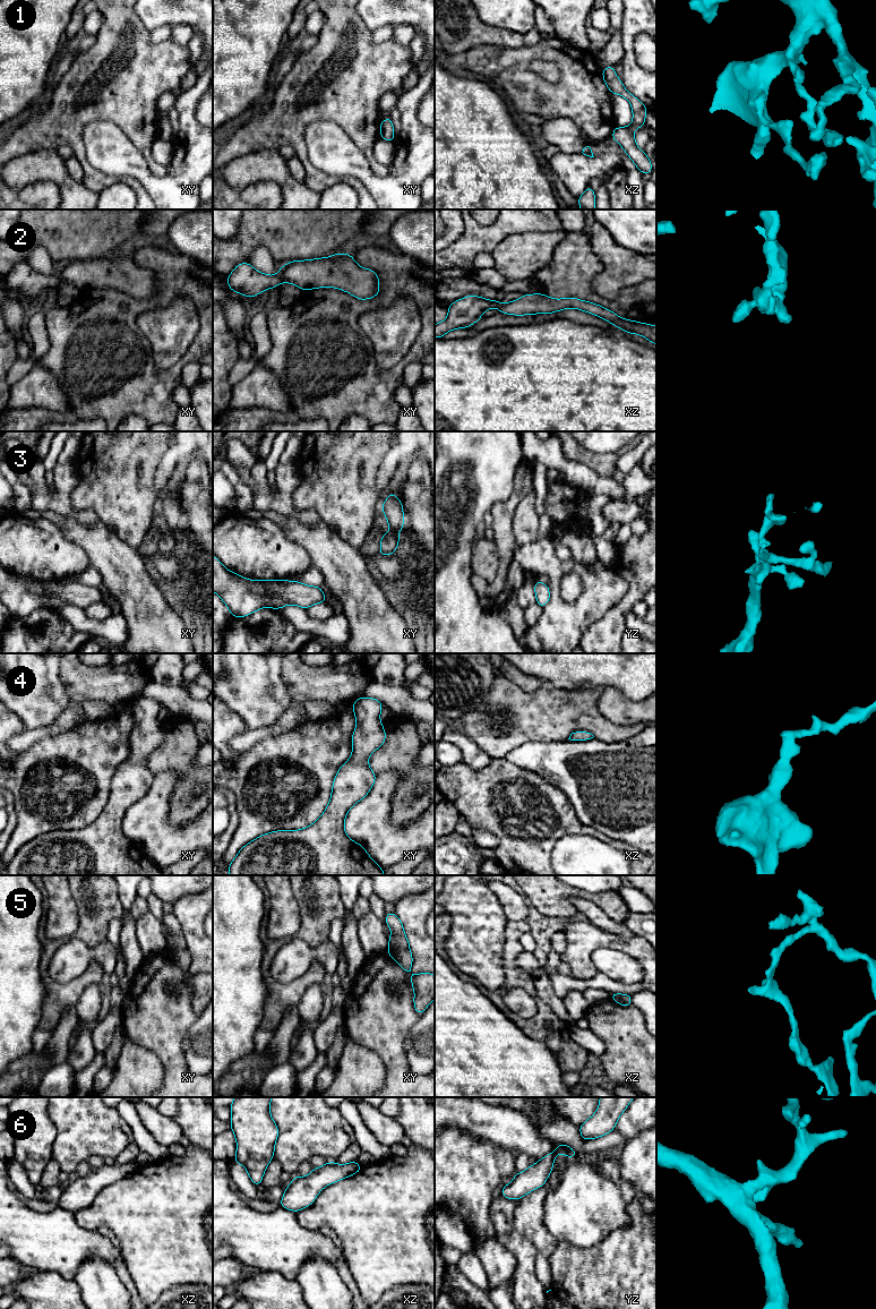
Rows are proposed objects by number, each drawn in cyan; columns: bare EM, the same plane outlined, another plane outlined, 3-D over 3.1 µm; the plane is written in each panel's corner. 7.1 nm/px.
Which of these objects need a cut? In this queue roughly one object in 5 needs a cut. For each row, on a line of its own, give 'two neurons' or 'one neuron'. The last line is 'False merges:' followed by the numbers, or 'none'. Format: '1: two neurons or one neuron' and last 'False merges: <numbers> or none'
1: one neuron
2: one neuron
3: one neuron
4: one neuron
5: two neurons
6: two neurons
False merges: 5, 6

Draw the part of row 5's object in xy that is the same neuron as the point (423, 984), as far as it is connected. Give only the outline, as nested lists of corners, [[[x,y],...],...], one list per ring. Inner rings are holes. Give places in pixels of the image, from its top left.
[[[388,947],[386,952],[397,961],[405,973],[412,975],[411,984],[414,990],[414,1009],[418,1015],[423,1013],[429,1003],[435,999],[435,975],[430,973],[413,974],[411,972],[413,956],[410,949]]]

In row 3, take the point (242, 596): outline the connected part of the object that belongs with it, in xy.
[[[214,555],[213,591],[227,606],[232,617],[244,617],[265,607],[281,609],[294,605],[307,609],[315,604],[327,602],[320,587],[287,580],[251,581],[227,571]]]

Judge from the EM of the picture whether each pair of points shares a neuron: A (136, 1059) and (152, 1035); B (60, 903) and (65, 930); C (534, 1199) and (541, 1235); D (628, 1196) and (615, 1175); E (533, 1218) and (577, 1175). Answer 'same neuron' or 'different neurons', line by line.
A: different neurons
B: same neuron
C: same neuron
D: same neuron
E: different neurons

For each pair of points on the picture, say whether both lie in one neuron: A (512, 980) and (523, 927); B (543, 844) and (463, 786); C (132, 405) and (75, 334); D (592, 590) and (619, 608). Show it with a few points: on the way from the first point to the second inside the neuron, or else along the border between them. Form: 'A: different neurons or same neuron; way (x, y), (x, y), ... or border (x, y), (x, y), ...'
A: same neuron; way (510, 967), (512, 940)
B: same neuron; way (522, 841), (508, 838), (484, 807)
C: same neuron; way (127, 387), (93, 352)
D: different neurons; border (627, 582), (625, 595), (593, 622)

